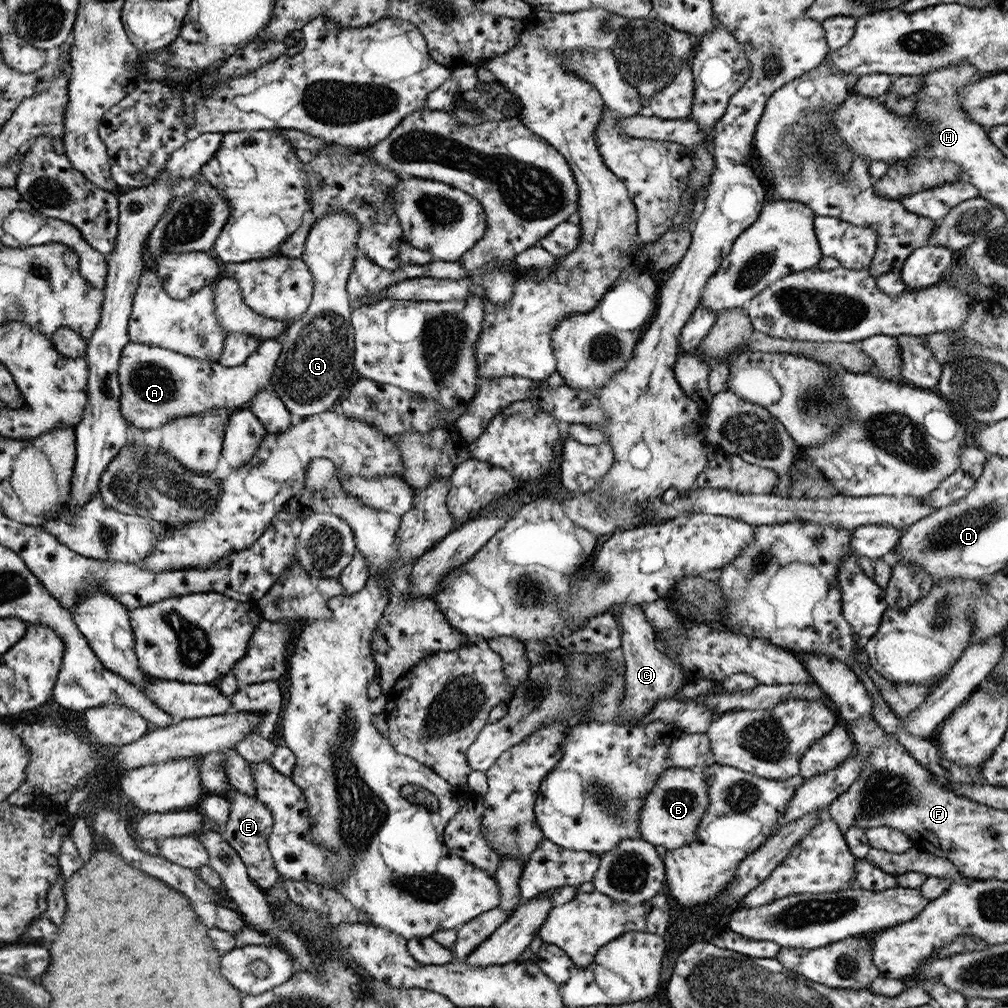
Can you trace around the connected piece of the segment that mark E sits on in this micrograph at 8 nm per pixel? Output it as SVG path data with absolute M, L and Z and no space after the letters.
M233 788L226 792L224 796L230 800L231 807L228 820L225 822L225 827L220 835L242 859L248 878L262 889L269 891L276 884L279 875L267 843L269 834L273 831L272 813L256 797L246 796Z

